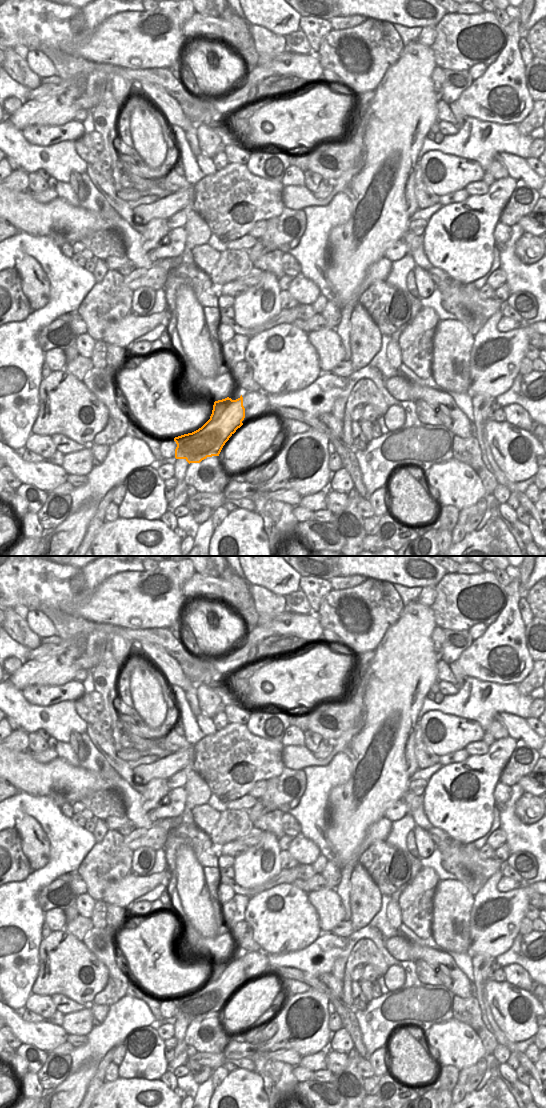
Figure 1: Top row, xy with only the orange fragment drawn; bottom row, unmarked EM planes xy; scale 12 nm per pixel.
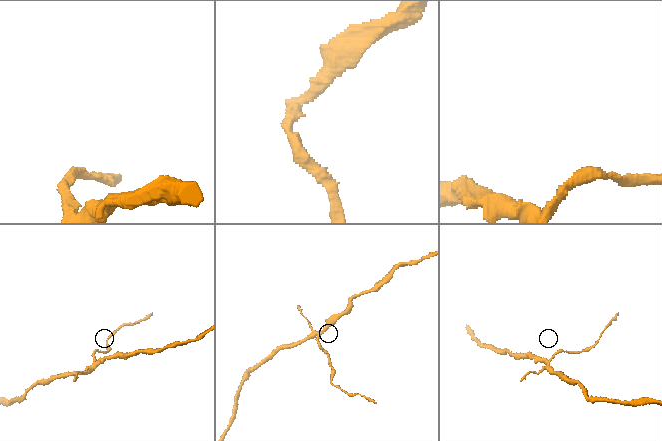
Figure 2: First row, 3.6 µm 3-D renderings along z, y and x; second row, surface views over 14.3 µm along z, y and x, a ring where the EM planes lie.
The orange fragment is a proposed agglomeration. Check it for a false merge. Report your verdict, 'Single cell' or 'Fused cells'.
Fused cells.

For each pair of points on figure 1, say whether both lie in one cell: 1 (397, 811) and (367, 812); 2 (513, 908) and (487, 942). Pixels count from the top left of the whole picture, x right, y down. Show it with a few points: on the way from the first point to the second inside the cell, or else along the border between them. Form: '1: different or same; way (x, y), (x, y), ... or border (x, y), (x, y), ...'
1: different; border (401, 799), (394, 802), (383, 816)
2: same; way (508, 916), (491, 934)

